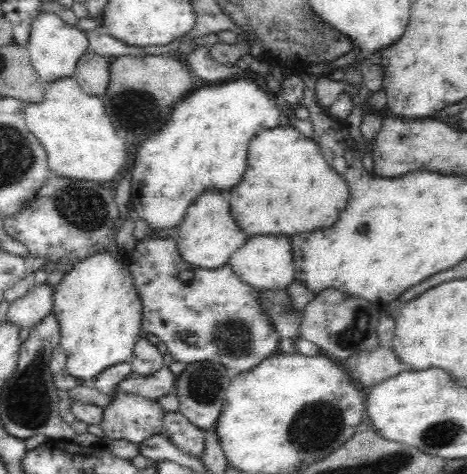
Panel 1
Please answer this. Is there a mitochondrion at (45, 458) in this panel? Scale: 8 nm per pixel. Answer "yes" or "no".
no

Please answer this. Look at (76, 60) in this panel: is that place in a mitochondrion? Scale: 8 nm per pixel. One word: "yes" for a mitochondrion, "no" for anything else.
no

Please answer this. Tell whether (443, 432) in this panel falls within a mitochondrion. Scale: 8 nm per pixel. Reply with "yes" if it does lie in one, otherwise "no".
yes

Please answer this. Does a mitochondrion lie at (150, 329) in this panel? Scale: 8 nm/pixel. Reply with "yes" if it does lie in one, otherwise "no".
no

